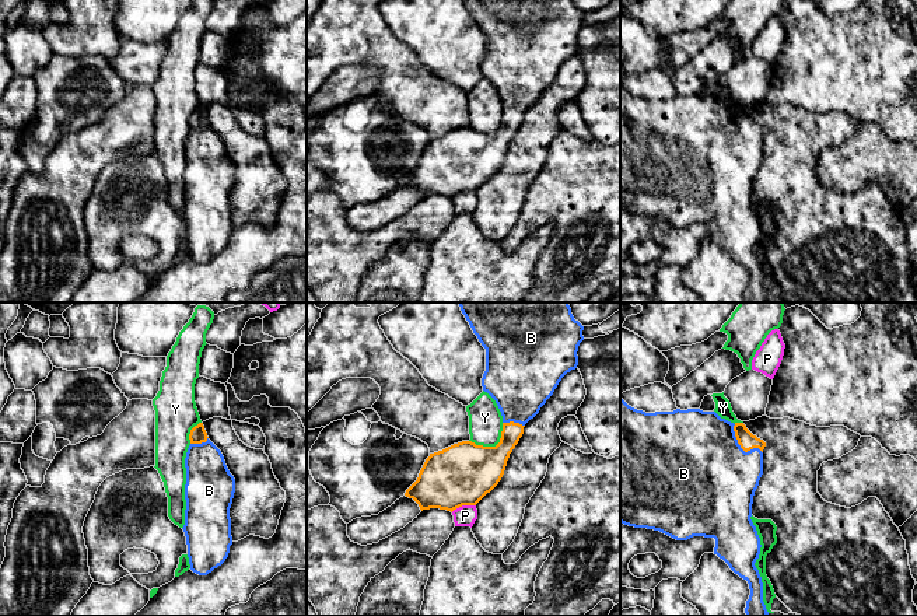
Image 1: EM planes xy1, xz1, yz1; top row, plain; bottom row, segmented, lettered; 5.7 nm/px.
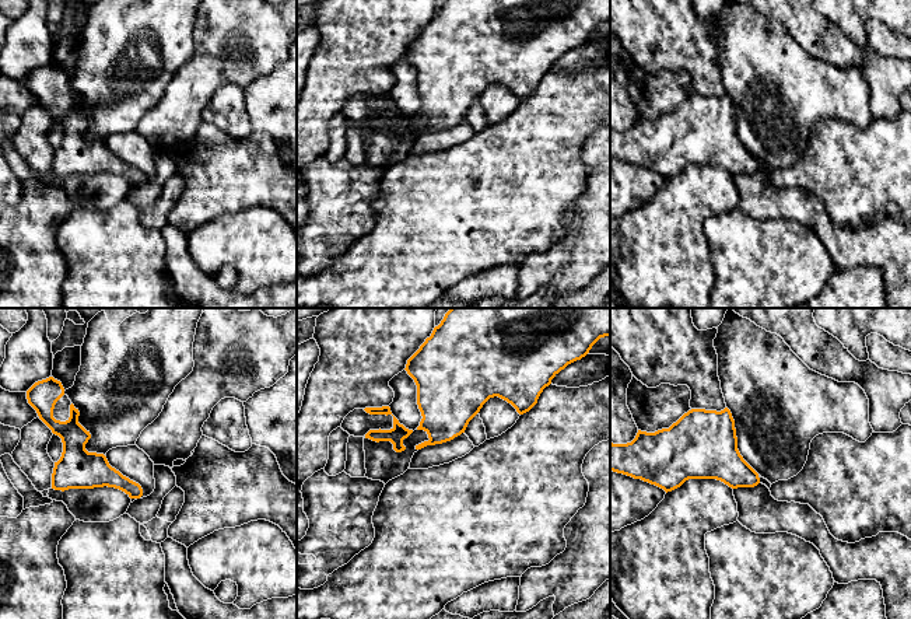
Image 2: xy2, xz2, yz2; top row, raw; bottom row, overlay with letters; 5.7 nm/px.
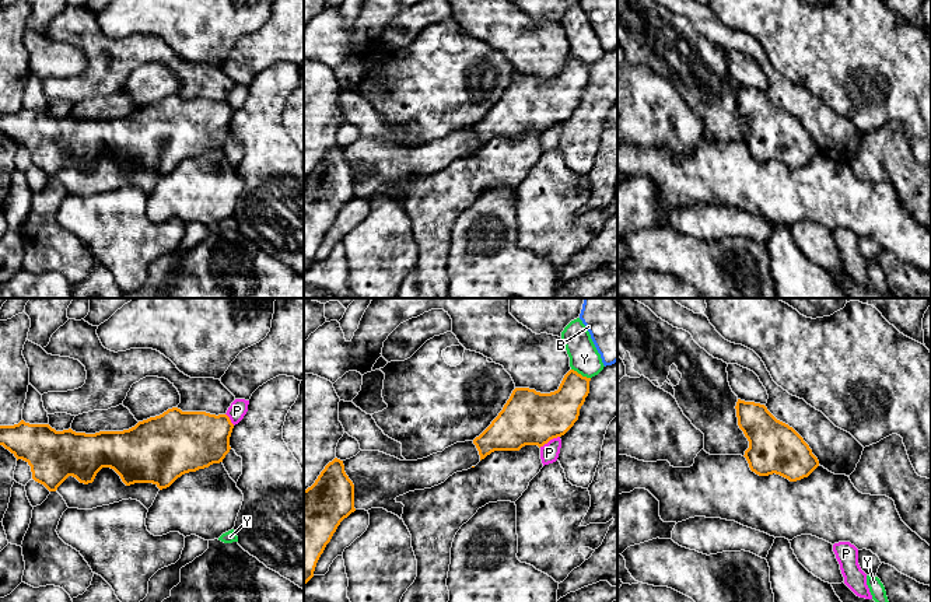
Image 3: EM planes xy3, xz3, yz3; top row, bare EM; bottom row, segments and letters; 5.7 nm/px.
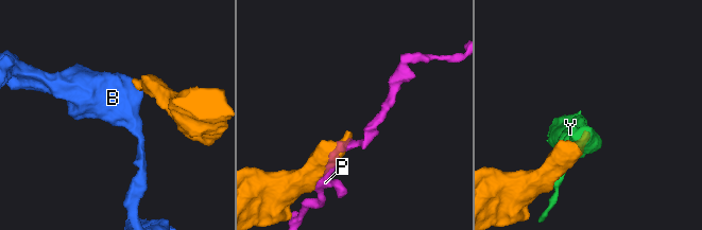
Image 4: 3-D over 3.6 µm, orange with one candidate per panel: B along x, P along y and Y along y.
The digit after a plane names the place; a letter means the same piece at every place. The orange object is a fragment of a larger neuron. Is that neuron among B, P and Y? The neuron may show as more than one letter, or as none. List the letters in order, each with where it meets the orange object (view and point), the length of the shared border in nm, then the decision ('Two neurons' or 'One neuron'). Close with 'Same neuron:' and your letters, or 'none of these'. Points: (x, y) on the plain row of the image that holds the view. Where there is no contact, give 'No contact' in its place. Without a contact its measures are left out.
B: Touches orange at yz1 (741, 133). Shared border 240 nm. One neuron
P: Touches orange at xz1 (462, 191). Shared border 150 nm. Two neurons
Y: Touches orange at xz1 (493, 133). Shared border 220 nm. Two neurons
Same neuron: B

